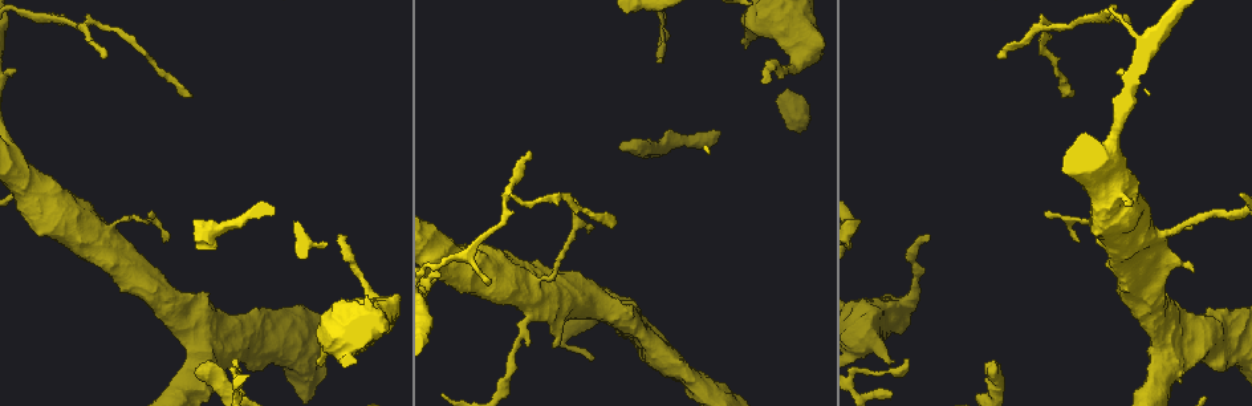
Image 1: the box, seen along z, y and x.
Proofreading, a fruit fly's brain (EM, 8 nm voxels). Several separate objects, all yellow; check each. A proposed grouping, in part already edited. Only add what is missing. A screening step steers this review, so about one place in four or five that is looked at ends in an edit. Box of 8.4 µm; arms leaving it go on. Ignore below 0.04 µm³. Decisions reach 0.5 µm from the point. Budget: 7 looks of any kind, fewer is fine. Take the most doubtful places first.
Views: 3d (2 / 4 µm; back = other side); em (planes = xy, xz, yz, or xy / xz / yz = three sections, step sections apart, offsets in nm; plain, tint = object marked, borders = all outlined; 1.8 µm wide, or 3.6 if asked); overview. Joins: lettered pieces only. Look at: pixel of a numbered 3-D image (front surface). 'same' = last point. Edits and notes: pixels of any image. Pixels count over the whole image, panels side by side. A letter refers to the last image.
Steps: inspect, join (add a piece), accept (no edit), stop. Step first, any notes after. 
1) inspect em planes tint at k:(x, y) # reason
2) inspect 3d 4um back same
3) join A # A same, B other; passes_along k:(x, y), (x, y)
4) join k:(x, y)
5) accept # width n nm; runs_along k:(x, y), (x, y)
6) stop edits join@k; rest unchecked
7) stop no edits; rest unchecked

inspect 3d 2um back at 1:(994, 371) # an open end

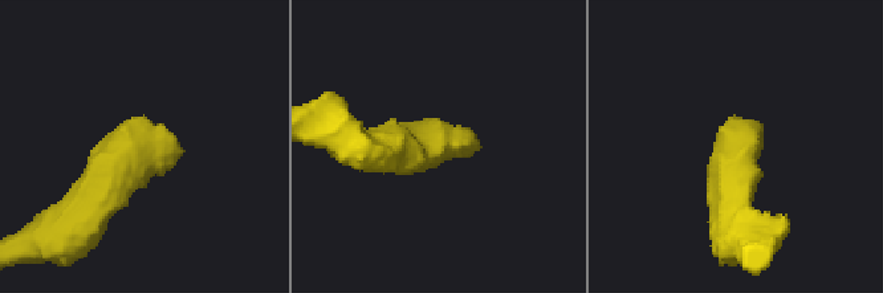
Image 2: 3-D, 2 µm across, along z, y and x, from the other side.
inspect em planes borders at 2:(732, 149)

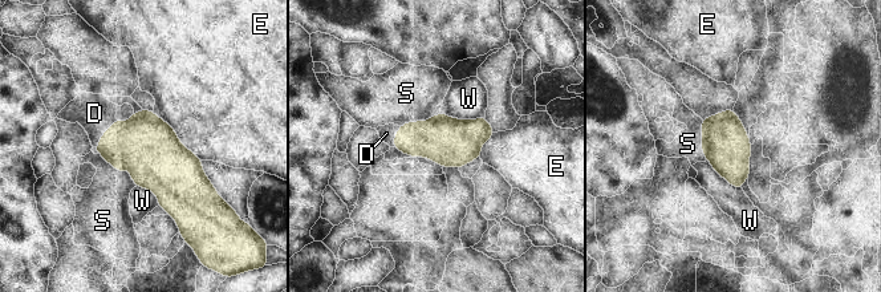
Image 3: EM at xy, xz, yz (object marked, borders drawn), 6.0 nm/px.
join 3:(94, 113) # D same, E other, S other, W other; the cell continues

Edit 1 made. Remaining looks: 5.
inspect 3d 2um at 1:(321, 363) # branch stops here

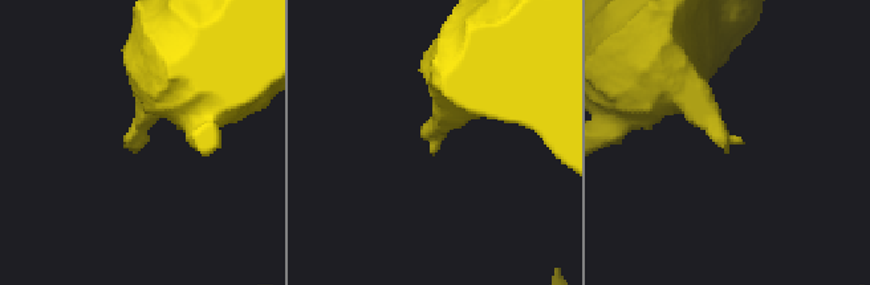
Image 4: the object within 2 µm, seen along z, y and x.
inspect em xz step 8 tint at 4:(132, 139) # need the tissue

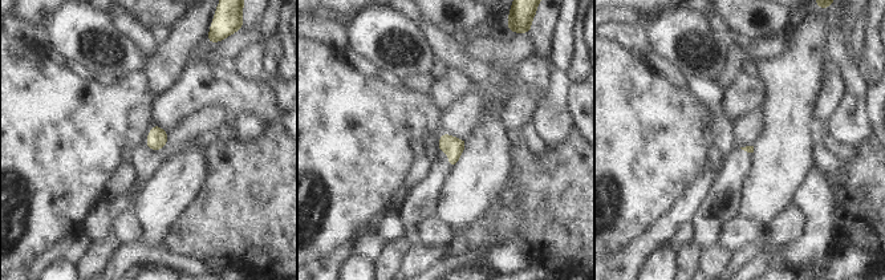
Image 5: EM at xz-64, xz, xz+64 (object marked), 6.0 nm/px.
inspect em planes borders same

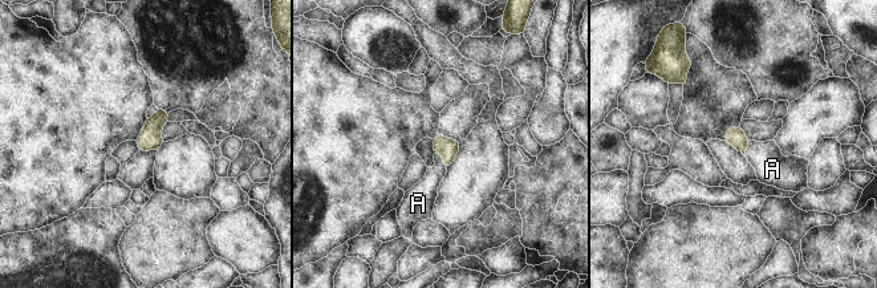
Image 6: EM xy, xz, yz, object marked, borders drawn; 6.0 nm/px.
join 6:(423, 194) # longest_contact A 130 nm; A same; passes_along 6:(449, 147), (443, 159), (423, 194); the cell continues

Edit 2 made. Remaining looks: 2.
inspect overview # redraw

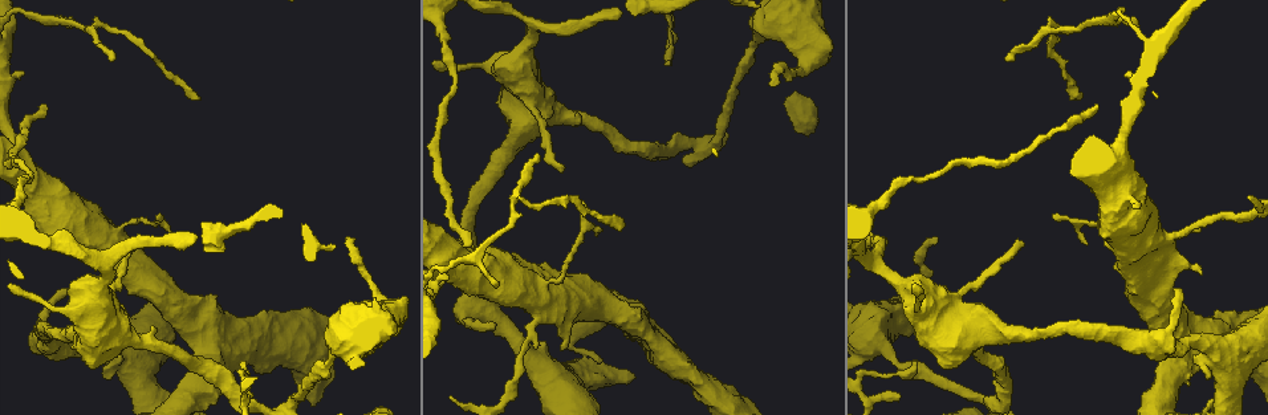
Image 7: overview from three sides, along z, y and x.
inspect em xy step 4 borders at 7:(452, 397) # end of a long branch

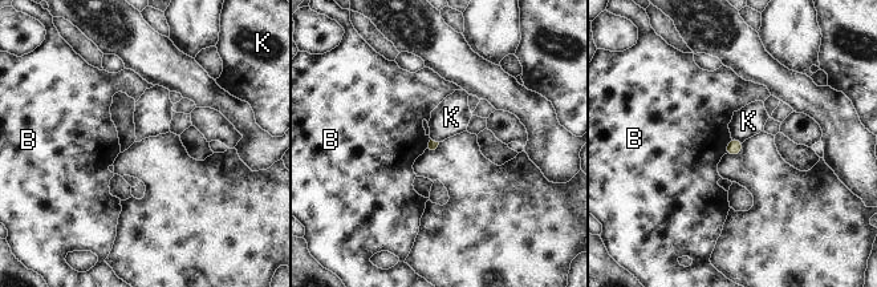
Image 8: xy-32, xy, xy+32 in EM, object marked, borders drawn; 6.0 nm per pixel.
accept # B other, K other; border 8:(731, 137), (742, 142); no lettered piece goes on from it

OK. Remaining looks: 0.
stop edits join@3, join@6; rest unchecked

